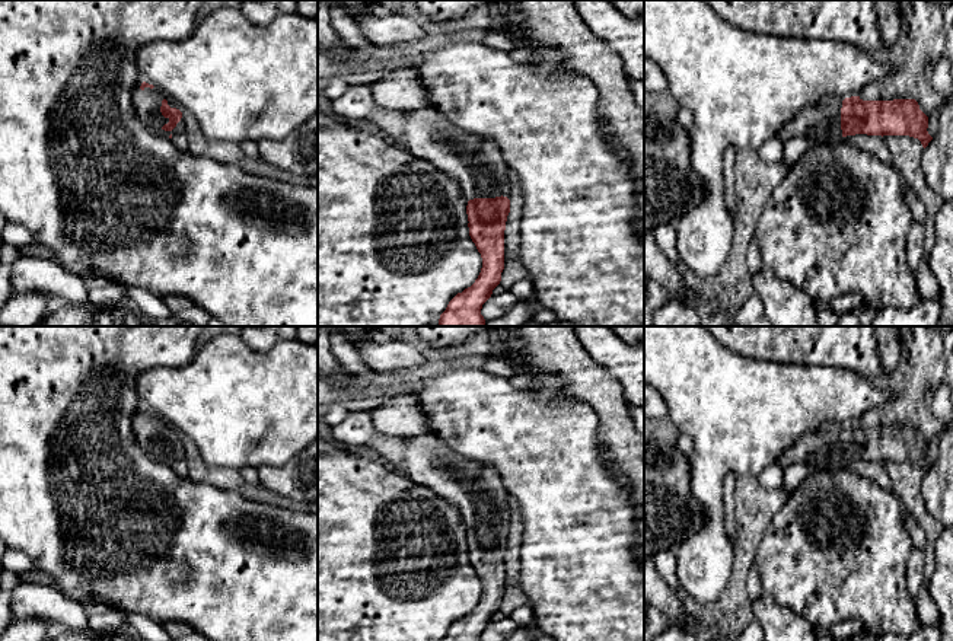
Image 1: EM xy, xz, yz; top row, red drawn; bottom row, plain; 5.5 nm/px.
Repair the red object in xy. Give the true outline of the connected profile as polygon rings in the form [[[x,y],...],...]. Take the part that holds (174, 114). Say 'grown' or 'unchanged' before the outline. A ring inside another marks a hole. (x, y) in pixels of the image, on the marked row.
grown; [[[146,82],[133,93],[133,106],[141,124],[154,135],[172,138],[184,131],[182,108]]]

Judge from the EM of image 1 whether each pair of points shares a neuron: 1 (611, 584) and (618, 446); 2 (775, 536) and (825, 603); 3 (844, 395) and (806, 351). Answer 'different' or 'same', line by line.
1: different
2: same
3: different

